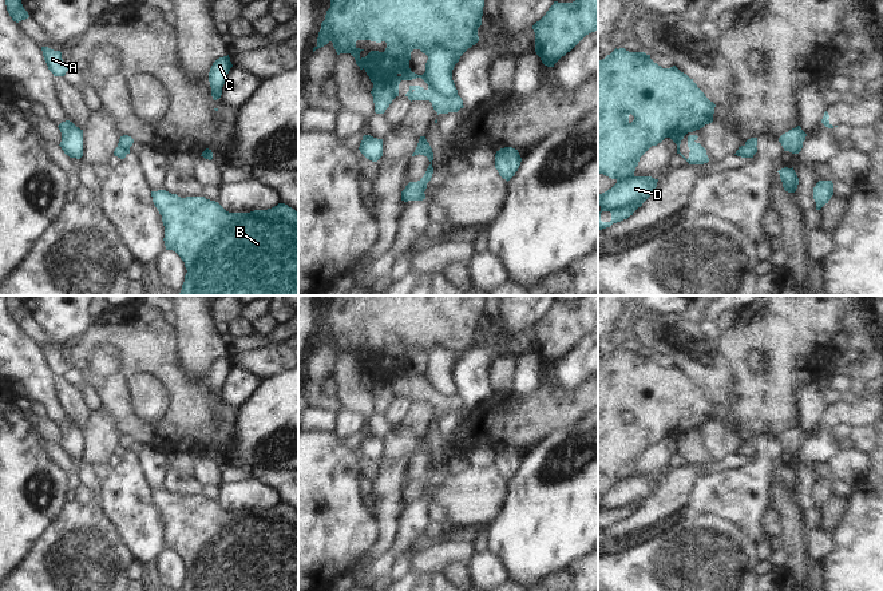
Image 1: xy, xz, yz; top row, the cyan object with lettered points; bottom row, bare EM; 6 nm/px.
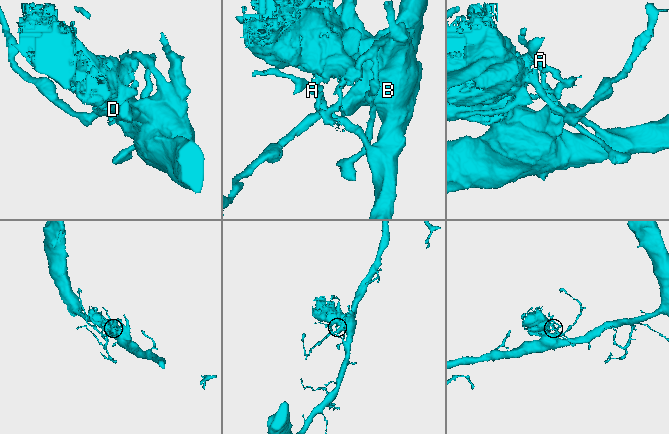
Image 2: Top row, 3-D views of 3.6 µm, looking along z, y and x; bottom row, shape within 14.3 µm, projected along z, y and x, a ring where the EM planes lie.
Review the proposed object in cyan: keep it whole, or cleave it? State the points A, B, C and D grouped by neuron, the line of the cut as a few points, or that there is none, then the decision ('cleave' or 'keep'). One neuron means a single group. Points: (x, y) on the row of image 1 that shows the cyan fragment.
groups A / B C D; cut xy (118, 145), (129, 150); cleave

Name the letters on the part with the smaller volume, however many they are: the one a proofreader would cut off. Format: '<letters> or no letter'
A

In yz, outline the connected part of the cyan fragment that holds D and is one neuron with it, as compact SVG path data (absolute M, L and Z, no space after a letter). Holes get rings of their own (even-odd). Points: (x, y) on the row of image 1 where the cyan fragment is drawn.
M619 48L619 49L614 49L610 55L607 55L605 59L602 60L598 60L598 174L603 174L611 179L615 179L617 183L609 189L607 191L602 193L598 195L598 203L601 206L601 211L598 214L598 230L602 230L602 229L606 229L606 227L610 227L613 223L617 223L617 222L621 222L623 219L627 219L630 215L633 215L633 213L642 206L642 203L656 191L656 187L657 187L657 182L658 179L654 179L652 176L635 176L634 175L634 171L635 171L635 167L638 166L638 162L640 162L640 158L652 147L652 146L657 146L658 143L661 143L665 138L670 138L676 144L677 144L677 154L680 154L689 164L704 164L704 163L708 163L709 162L709 158L706 155L706 150L700 144L697 143L697 135L693 135L692 132L696 131L696 130L700 130L702 128L705 124L709 124L713 122L713 114L714 114L714 107L716 104L713 102L710 102L705 94L697 87L697 84L693 82L693 79L690 79L686 74L681 72L676 66L670 67L670 68L662 68L661 66L658 66L657 63L654 63L652 59L650 59L650 55L646 55L645 52L629 52L626 51L625 48ZM686 134L690 134L688 136L688 147L690 150L689 152L689 158L686 159L681 152L680 152L680 144L681 144L681 140L684 139L684 136Z

